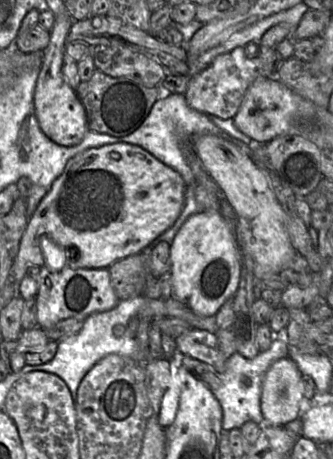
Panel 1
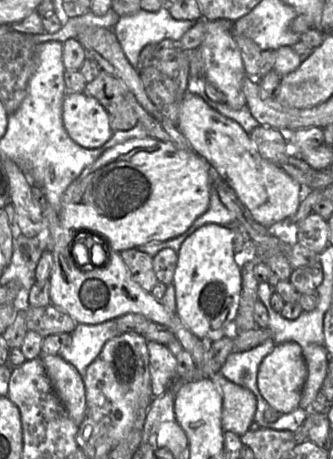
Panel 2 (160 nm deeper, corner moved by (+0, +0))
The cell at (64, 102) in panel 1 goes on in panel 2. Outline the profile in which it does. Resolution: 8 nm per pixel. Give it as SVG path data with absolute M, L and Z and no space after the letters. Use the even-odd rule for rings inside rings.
M67 92L63 101L63 124L72 140L86 149L104 145L114 132L106 109L84 93Z

